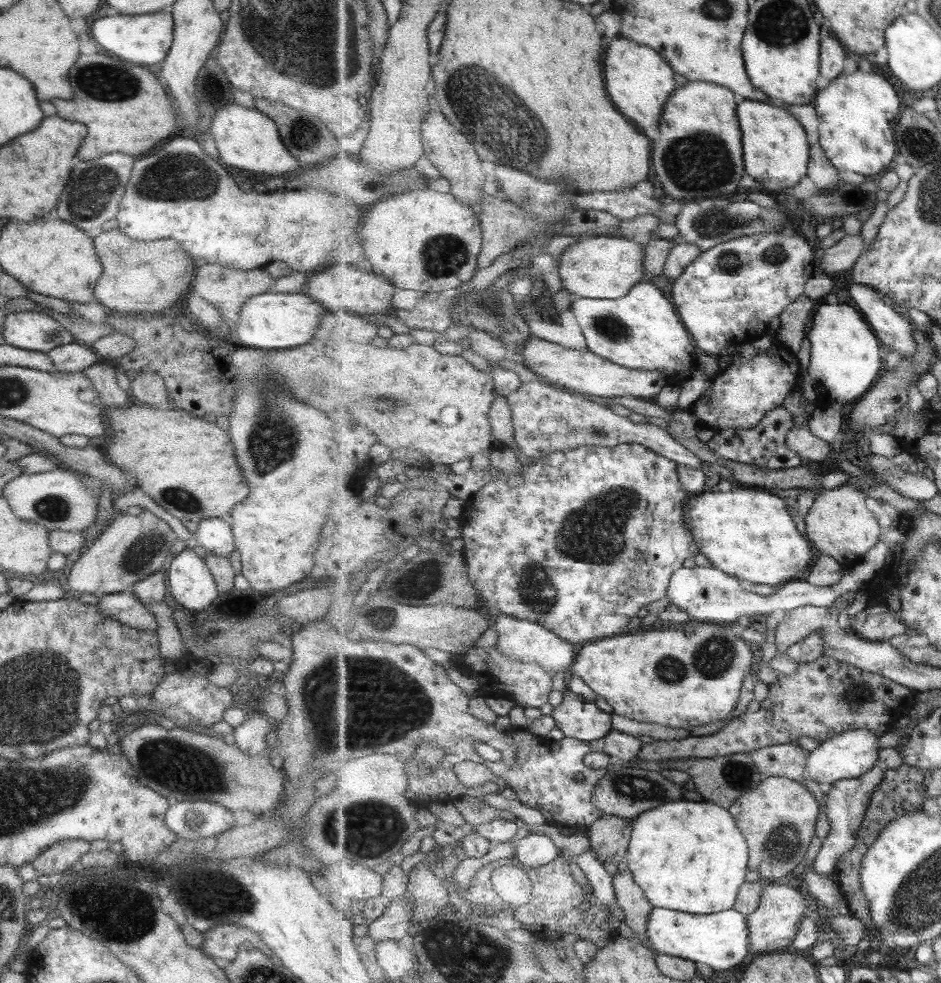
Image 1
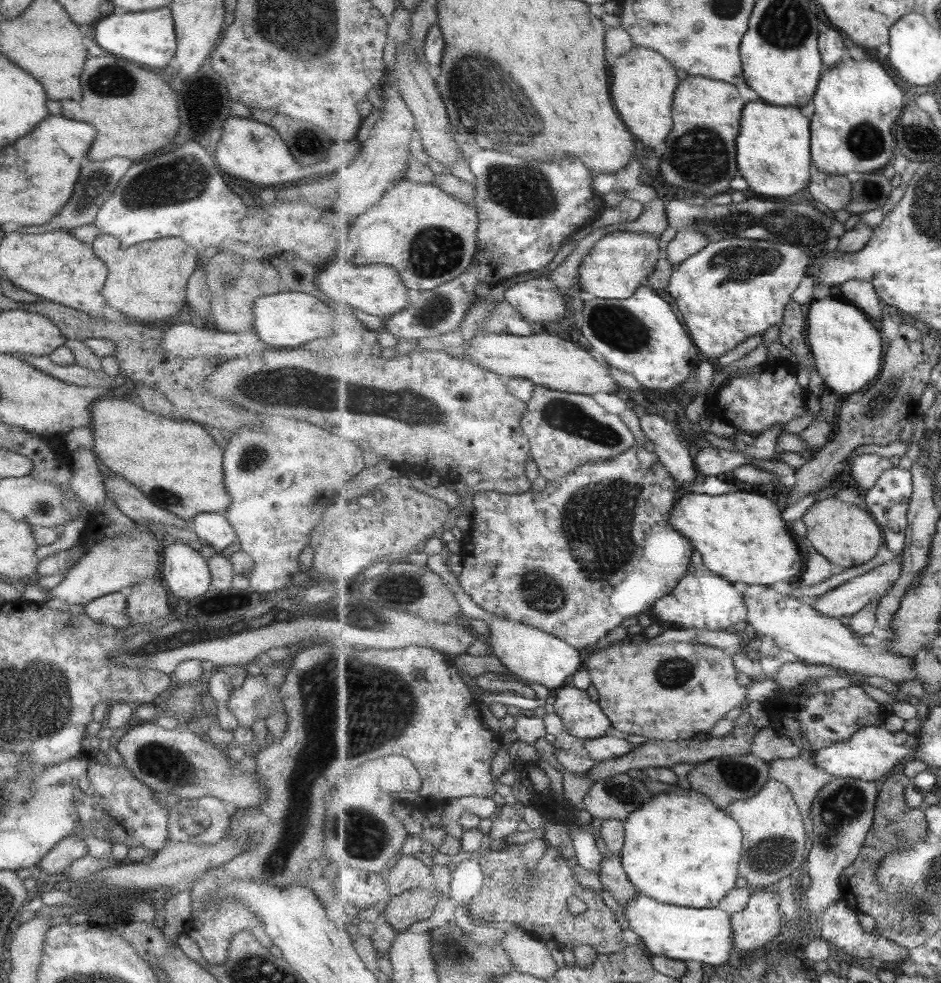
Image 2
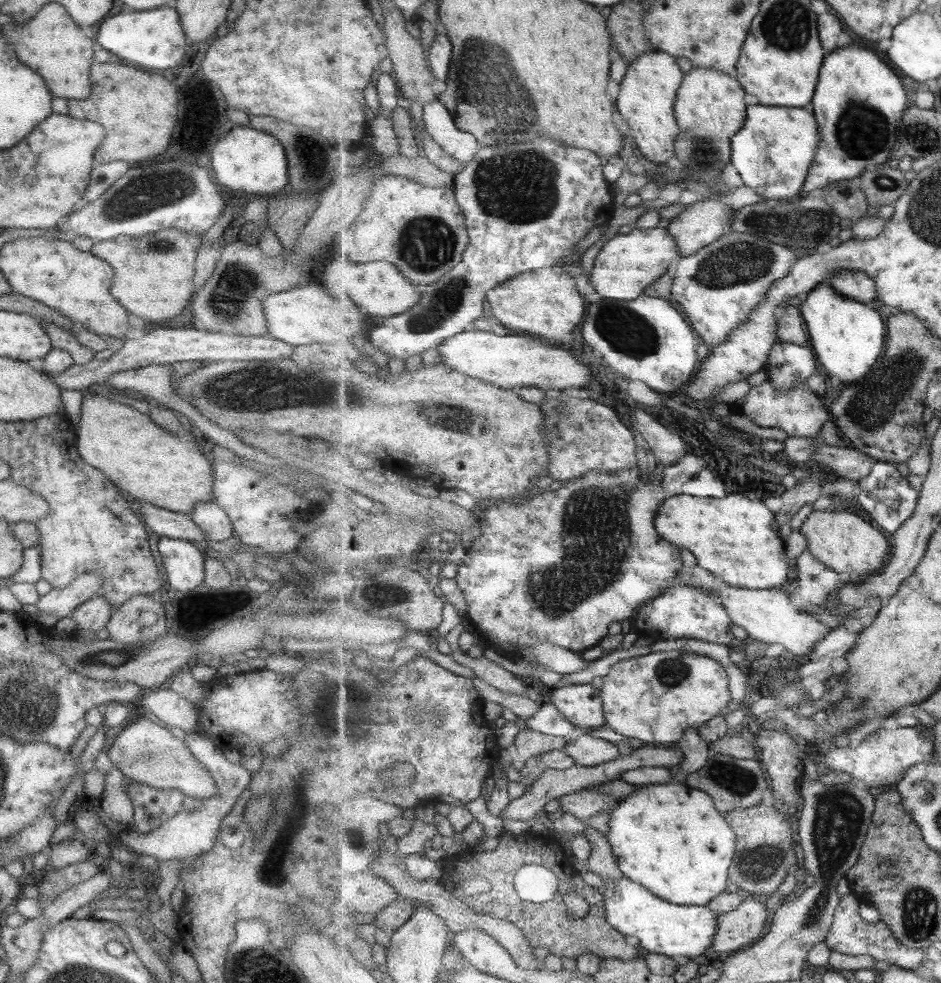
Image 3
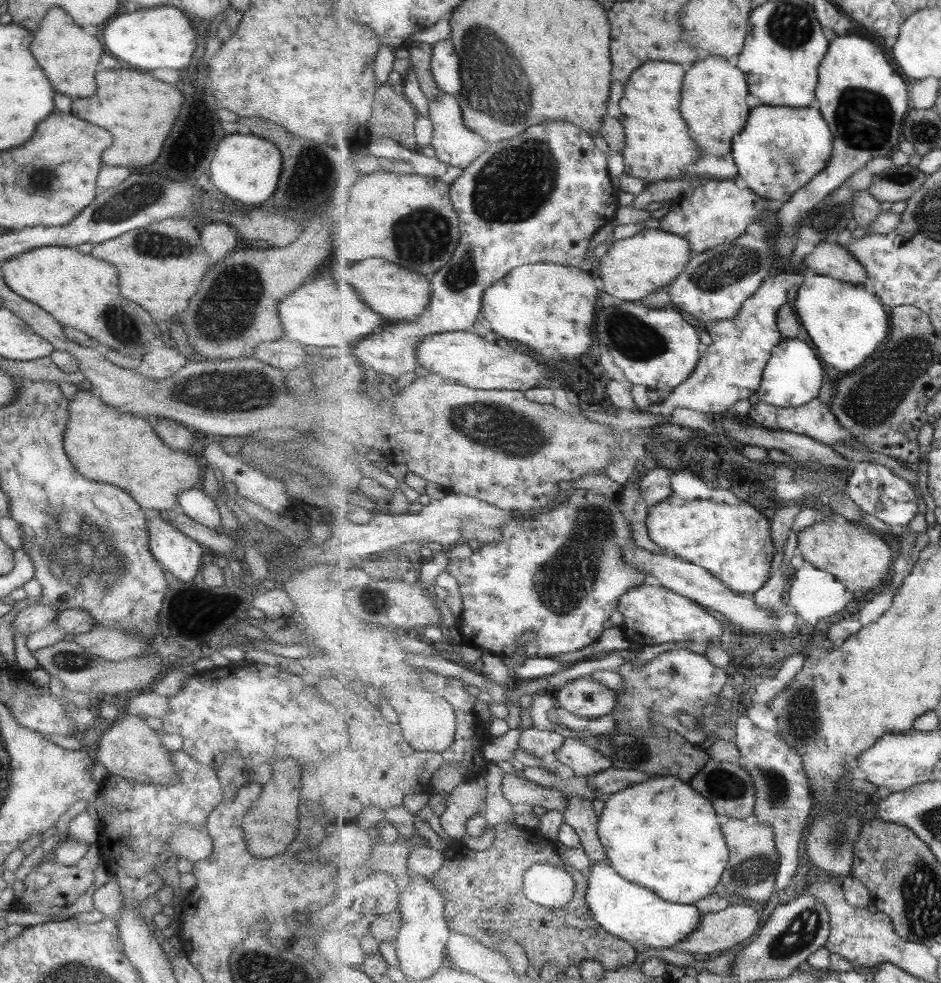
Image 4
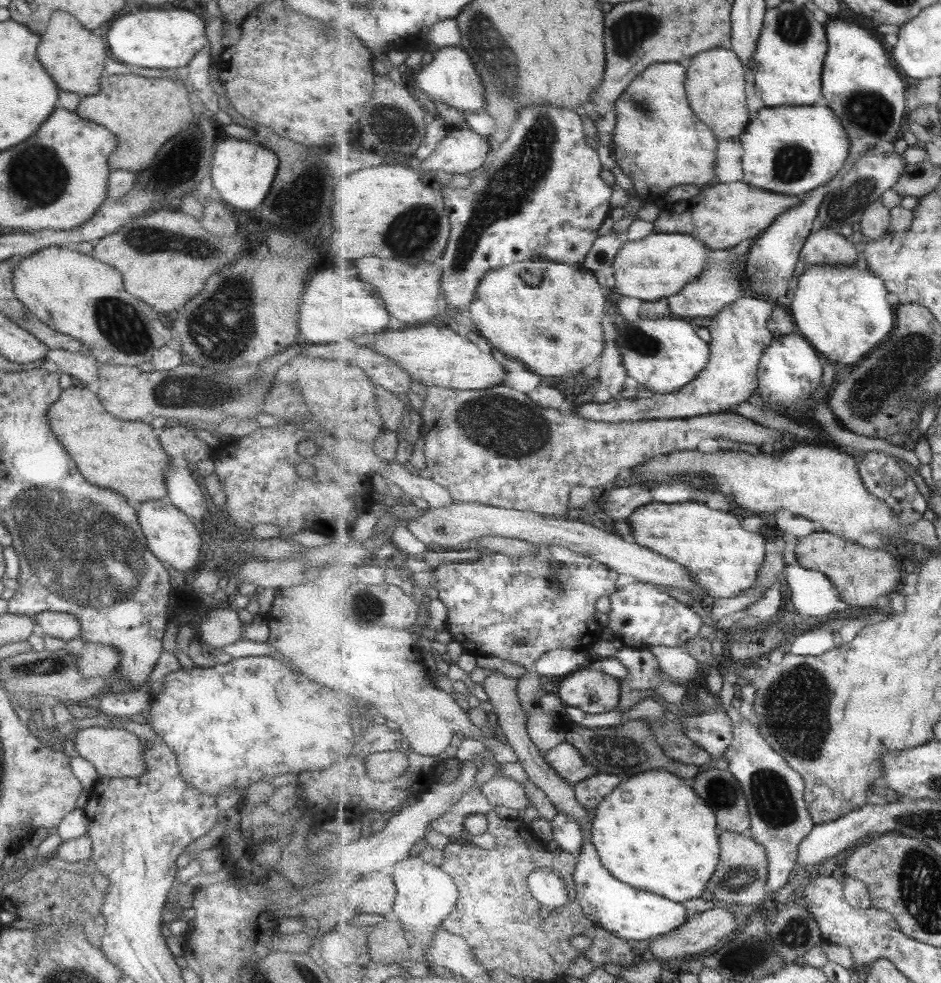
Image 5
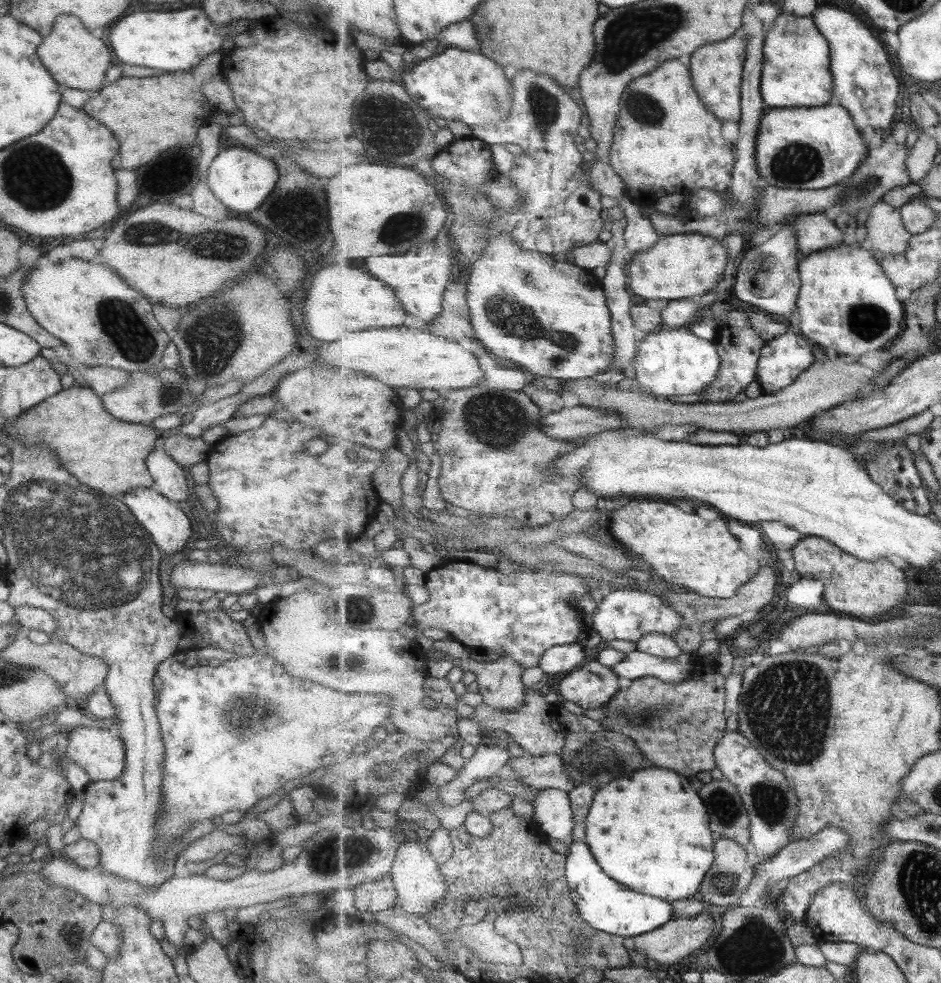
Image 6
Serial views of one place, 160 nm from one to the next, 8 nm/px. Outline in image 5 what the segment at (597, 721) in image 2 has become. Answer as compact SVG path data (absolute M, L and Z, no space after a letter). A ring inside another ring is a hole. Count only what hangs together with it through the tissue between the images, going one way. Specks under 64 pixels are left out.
M595 664L568 675L560 684L558 696L565 707L584 709L589 714L608 713L619 706L620 679Z

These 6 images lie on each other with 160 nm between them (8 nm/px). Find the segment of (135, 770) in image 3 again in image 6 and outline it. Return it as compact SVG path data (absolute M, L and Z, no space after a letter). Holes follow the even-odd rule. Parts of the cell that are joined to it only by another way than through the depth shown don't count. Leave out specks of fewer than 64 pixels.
M73 727L65 739L67 748L64 761L74 762L90 776L91 781L113 780L120 776L124 767L125 749L114 732L99 727Z

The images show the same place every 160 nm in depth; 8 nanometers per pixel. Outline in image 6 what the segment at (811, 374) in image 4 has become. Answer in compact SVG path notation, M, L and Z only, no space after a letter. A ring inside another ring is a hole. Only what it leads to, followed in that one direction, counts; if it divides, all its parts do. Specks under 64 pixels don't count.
M791 331L766 341L766 345L761 348L759 362L757 362L757 382L761 386L762 393L765 395L791 386L797 377L805 372L816 359L813 350L809 348L809 339L803 335L797 335Z

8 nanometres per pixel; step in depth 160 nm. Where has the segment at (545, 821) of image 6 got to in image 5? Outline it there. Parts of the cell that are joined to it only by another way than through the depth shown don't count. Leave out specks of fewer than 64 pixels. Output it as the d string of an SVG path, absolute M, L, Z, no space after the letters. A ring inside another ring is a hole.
M558 812L551 824L553 838L558 842L560 848L579 858L585 840L581 834L582 826L576 821L576 818L569 813Z

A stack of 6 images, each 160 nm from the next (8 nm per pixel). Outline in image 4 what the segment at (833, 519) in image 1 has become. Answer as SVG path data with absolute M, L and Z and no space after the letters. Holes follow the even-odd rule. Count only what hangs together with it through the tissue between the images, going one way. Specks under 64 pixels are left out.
M813 523L798 534L797 548L807 563L836 576L855 595L867 592L868 588L879 588L892 572L895 559L891 546L885 540L869 534L866 526L853 527L853 524Z

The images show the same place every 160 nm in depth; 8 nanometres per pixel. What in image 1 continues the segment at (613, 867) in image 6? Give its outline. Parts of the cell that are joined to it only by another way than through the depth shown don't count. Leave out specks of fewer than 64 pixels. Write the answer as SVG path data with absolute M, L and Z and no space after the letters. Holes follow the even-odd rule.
M687 799L671 801L669 804L648 810L640 814L635 819L633 825L633 832L631 835L630 845L628 848L628 855L626 861L628 862L628 869L633 873L635 882L644 890L645 896L654 907L661 907L671 910L678 910L689 914L713 914L724 910L729 910L736 904L738 894L741 886L744 885L745 878L747 878L748 862L750 859L750 852L748 847L748 839L745 838L743 831L737 824L736 818L731 814L730 809L719 806L716 802L701 800L690 801Z

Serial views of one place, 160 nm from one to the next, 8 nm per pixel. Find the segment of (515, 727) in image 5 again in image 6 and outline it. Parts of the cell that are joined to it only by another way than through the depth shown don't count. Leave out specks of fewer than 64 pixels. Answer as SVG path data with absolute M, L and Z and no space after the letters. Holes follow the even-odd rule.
M505 655L496 661L479 664L471 658L461 657L459 664L477 676L479 692L488 705L514 711L524 703L527 693L524 668L514 658Z

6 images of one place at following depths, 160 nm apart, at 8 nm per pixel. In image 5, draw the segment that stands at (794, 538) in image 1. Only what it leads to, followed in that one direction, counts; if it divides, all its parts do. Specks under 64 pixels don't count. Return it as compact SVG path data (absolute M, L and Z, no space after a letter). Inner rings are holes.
M653 501L637 508L628 520L631 520L631 526L633 526L632 536L635 536L632 539L635 540L636 544L659 552L669 560L673 560L673 562L687 568L692 580L700 584L706 590L708 597L713 598L713 600L733 598L733 596L739 596L741 592L748 590L749 587L755 584L758 577L757 572L765 562L765 544L769 542L769 538L765 540L765 536L769 536L769 533L747 532L747 530L743 530L737 516L721 512L721 510L711 510L705 504L693 501L662 504Z

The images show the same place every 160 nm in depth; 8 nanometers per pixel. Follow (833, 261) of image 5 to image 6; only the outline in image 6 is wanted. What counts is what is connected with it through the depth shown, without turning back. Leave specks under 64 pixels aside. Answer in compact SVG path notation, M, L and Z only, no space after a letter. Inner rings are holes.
M824 213L797 215L786 224L796 230L800 252L805 256L843 243L843 232Z

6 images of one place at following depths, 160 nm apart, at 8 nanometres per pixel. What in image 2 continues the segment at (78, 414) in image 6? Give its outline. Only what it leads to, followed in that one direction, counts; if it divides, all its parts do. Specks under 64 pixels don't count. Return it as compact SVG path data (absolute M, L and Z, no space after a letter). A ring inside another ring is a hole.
M123 398L121 400L117 399L103 399L101 401L95 400L90 406L90 419L91 419L91 434L92 434L92 453L95 454L95 458L99 460L99 464L103 464L107 470L111 471L113 475L129 481L131 485L135 486L147 499L154 502L156 506L167 510L169 513L177 515L182 518L183 522L187 524L193 523L193 517L197 514L203 512L225 514L227 506L231 502L231 498L227 495L225 487L223 487L223 464L222 464L222 454L223 450L219 449L219 446L211 439L211 435L205 432L200 423L195 423L191 420L185 419L181 421L178 417L165 417L153 412L145 410L139 402L136 402L132 398Z

